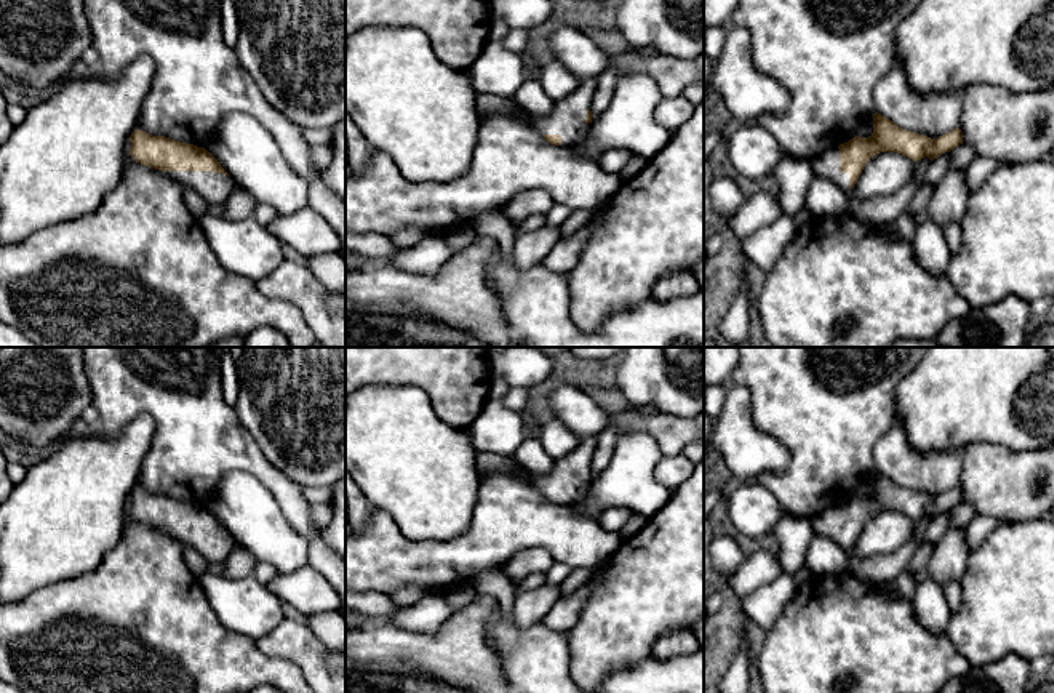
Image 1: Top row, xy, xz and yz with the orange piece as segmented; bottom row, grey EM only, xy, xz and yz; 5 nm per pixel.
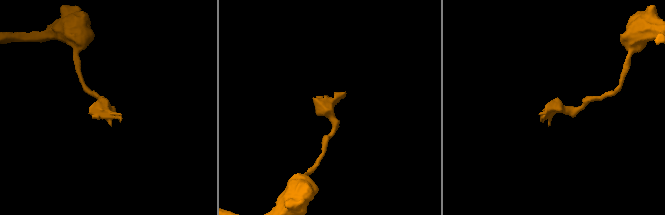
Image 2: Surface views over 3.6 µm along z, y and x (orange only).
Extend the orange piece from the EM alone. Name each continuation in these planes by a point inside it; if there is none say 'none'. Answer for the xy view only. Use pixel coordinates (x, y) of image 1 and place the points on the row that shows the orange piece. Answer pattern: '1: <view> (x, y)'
1: xy (215, 188)

